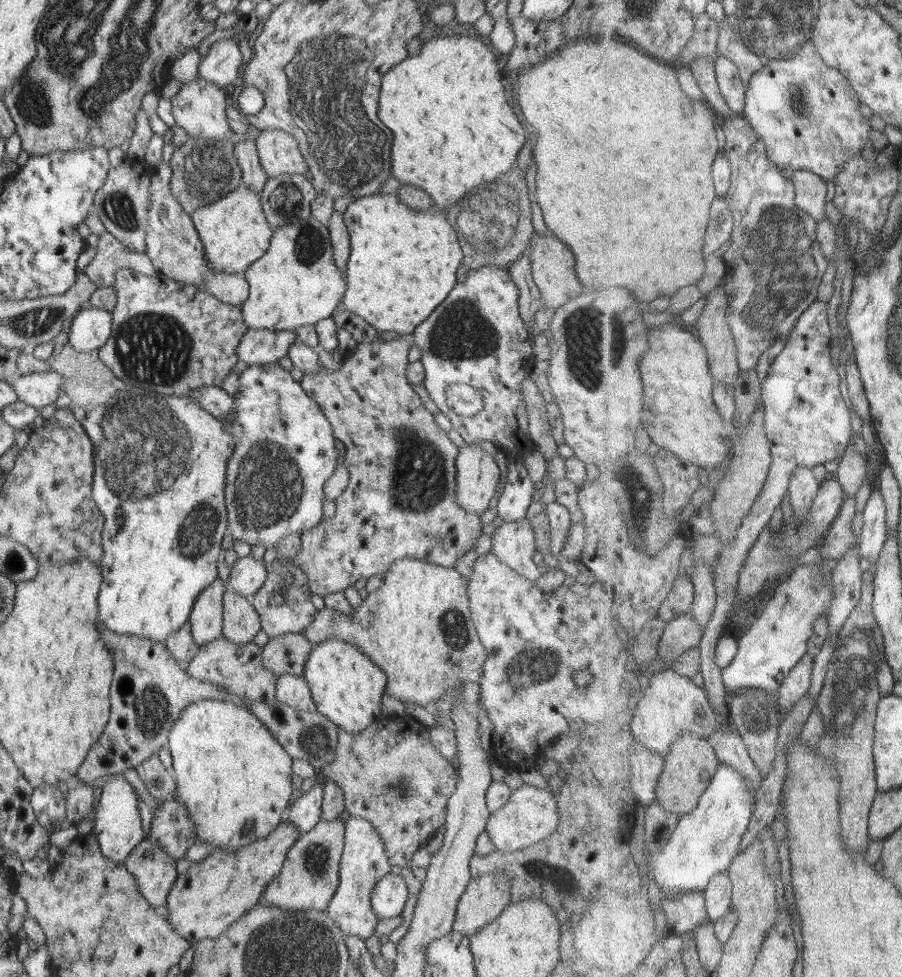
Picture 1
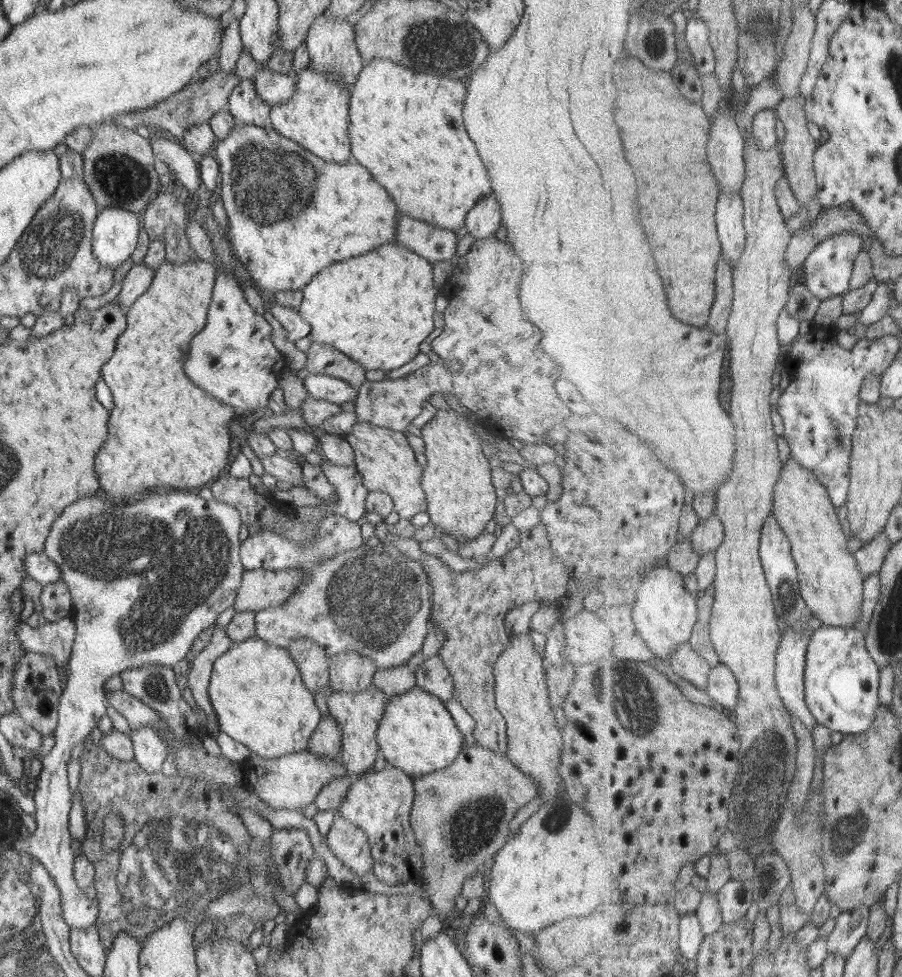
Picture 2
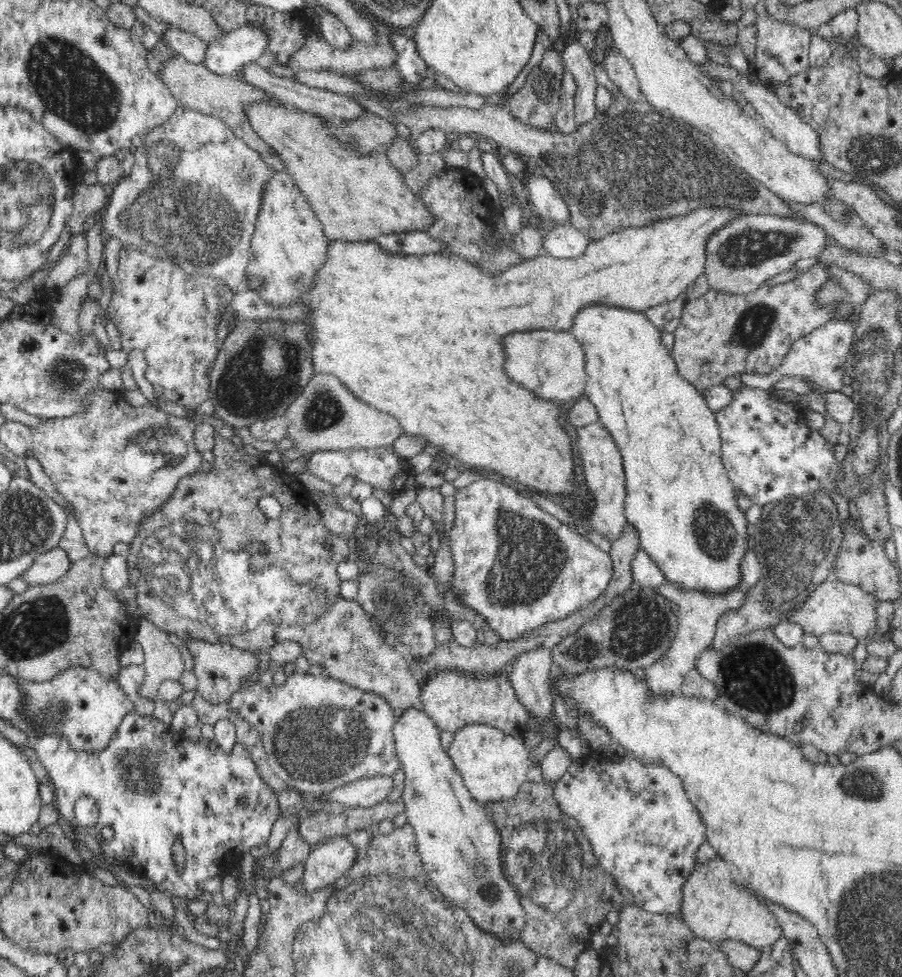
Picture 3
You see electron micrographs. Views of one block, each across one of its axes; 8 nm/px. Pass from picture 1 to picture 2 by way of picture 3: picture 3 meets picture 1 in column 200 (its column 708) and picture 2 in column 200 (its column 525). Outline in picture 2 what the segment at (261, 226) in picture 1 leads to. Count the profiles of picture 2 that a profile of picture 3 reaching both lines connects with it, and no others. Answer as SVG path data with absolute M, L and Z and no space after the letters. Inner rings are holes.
M197 259L195 261L187 261L185 263L163 262L154 268L153 278L150 285L141 296L135 299L127 312L125 312L125 330L119 334L115 340L115 348L111 358L101 367L100 376L107 385L113 397L113 409L109 414L107 424L107 440L99 447L95 454L95 472L99 476L99 486L107 492L107 496L115 498L117 502L121 500L129 500L135 498L135 494L161 486L161 488L183 488L183 490L197 491L199 488L209 485L222 475L223 468L227 464L227 456L229 456L229 433L227 424L234 416L234 409L227 404L223 404L220 400L207 395L199 387L195 386L185 373L183 372L183 360L187 354L189 340L193 338L202 328L206 321L207 309L213 293L213 281L215 281L215 268L206 261Z

